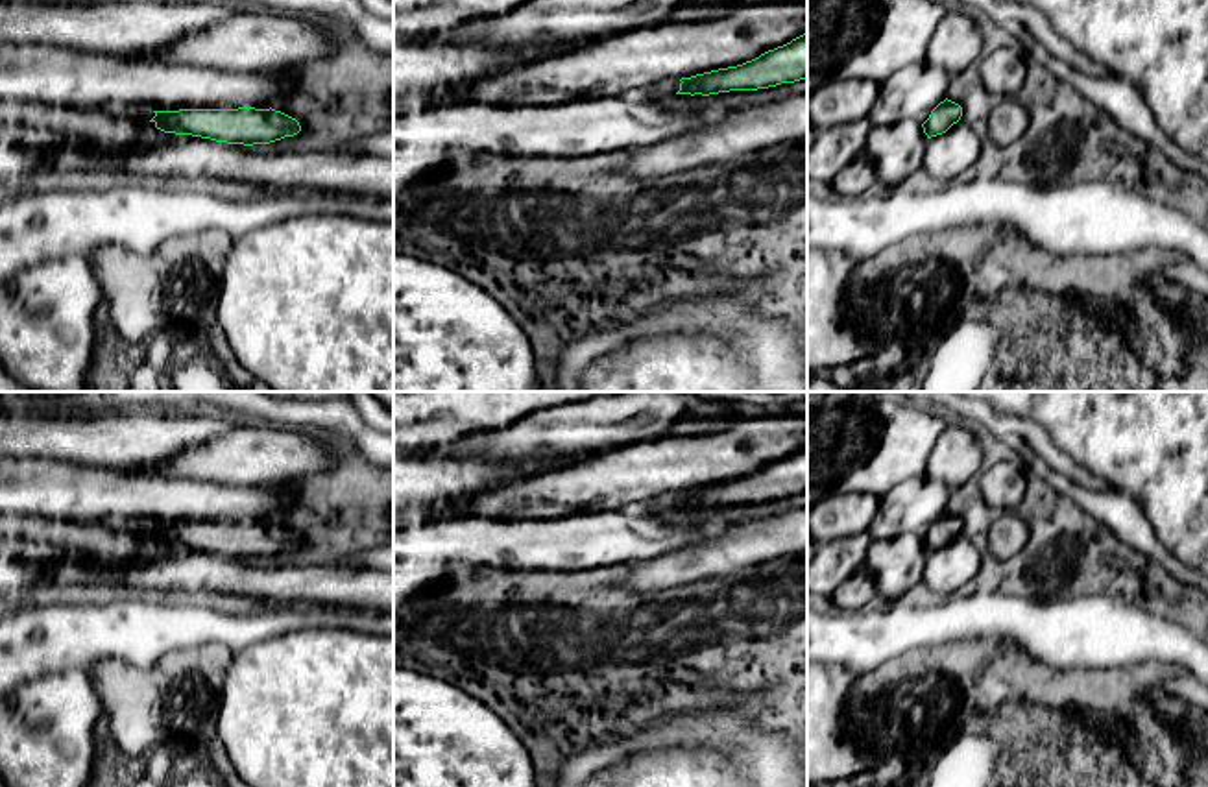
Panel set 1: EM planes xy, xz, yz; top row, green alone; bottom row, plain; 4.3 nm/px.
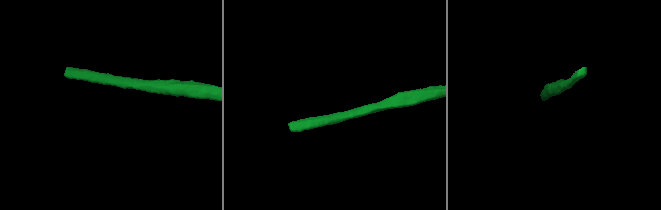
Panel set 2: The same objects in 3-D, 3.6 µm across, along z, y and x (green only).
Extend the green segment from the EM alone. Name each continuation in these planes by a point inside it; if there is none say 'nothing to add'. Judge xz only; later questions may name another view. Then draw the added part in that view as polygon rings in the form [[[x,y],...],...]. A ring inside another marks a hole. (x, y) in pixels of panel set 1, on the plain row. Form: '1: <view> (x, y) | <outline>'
nothing to add

